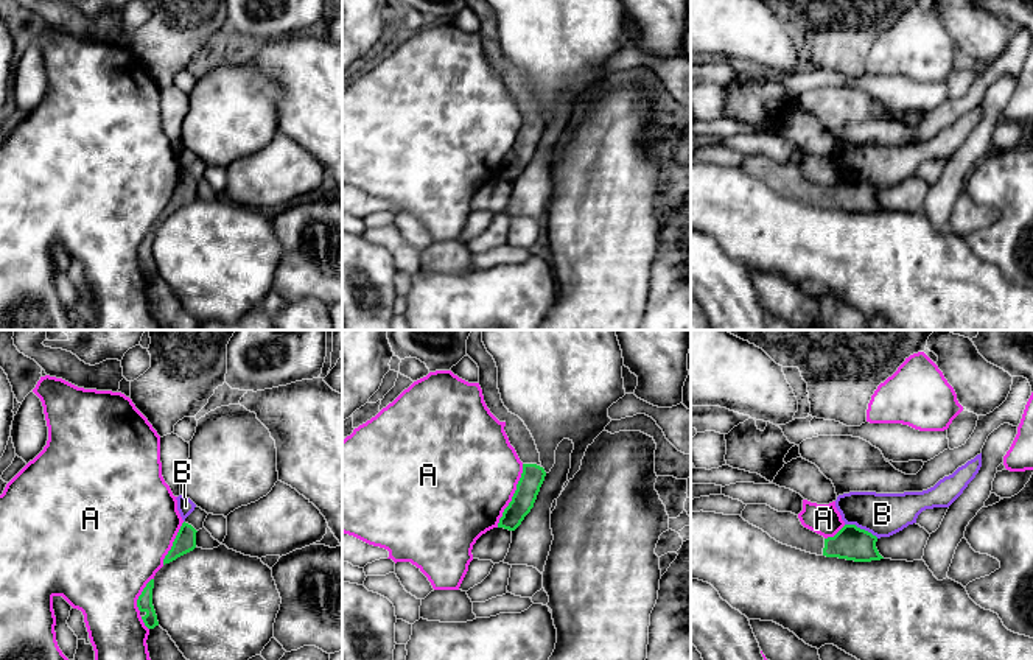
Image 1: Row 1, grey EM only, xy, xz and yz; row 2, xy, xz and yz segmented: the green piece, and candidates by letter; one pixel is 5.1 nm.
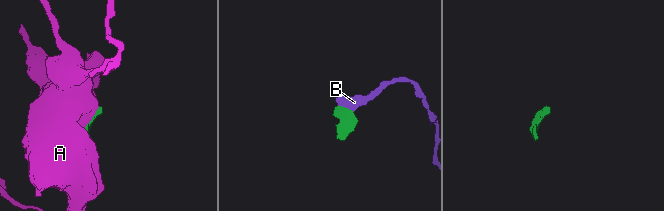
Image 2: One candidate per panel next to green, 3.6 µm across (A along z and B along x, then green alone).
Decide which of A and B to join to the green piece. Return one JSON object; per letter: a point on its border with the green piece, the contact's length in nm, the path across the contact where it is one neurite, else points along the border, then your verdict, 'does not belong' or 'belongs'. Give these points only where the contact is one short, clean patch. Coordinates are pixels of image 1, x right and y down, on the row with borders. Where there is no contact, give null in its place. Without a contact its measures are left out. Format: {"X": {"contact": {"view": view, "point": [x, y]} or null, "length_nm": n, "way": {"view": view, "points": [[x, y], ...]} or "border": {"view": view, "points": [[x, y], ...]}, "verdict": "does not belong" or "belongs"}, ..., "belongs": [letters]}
{"A": {"contact": {"view": "xz", "point": [514, 495]}, "length_nm": 360, "verdict": "does not belong"}, "B": {"contact": {"view": "yz", "point": [862, 530]}, "length_nm": 190, "border": {"view": "yz", "points": [[845, 523], [854, 523], [878, 537]]}, "verdict": "does not belong"}, "belongs": []}

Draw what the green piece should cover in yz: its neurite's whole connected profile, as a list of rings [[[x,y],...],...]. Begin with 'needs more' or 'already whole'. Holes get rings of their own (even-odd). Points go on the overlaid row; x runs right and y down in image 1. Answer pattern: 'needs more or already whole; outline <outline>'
needs more; outline [[[747,504],[741,517],[776,542],[811,554],[854,562],[884,559],[876,548],[877,537],[856,525],[845,525],[834,537],[825,539],[804,528],[798,515],[778,512],[767,504]]]

